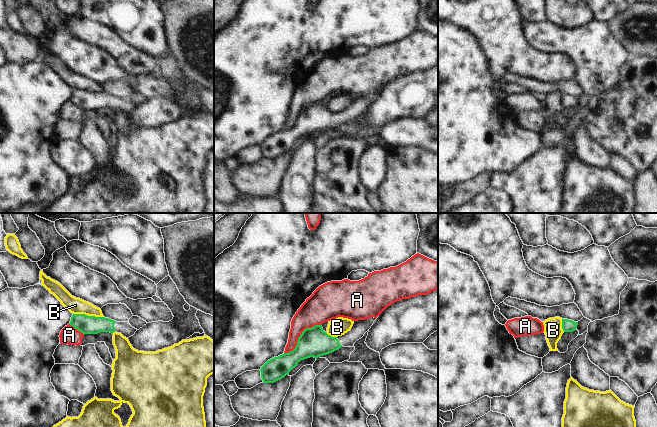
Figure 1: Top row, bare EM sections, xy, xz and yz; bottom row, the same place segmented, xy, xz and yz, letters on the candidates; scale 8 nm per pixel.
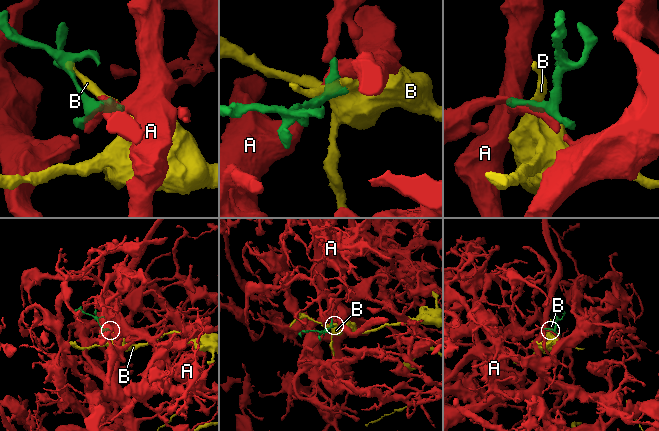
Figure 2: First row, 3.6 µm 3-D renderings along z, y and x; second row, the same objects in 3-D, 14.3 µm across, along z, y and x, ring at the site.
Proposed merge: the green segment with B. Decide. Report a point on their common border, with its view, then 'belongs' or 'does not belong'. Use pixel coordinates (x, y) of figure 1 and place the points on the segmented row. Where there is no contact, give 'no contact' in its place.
xy (87, 315) | does not belong

